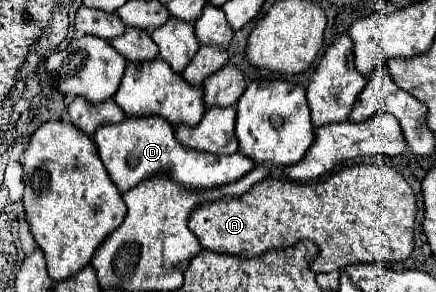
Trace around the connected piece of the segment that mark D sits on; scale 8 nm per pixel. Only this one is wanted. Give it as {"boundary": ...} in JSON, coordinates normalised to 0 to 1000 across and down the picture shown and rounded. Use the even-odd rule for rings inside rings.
{"boundary":[[[289,401],[284,421],[271,421],[266,435],[257,428],[229,435],[229,449],[220,449],[216,462],[216,490],[225,503],[225,531],[252,613],[261,620],[275,661],[289,661],[317,627],[349,613],[358,599],[381,599],[413,640],[436,654],[477,654],[537,627],[550,606],[560,606],[573,579],[583,579],[583,558],[550,524],[495,538],[495,531],[450,531],[450,517],[422,517],[399,476],[394,428],[385,428],[385,414],[367,401],[335,401],[335,408]]]}

